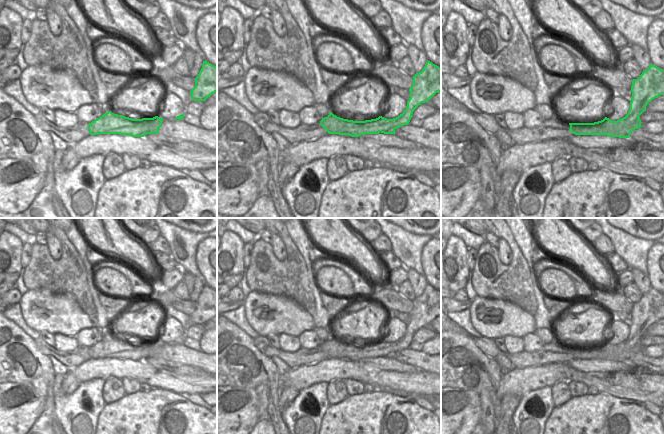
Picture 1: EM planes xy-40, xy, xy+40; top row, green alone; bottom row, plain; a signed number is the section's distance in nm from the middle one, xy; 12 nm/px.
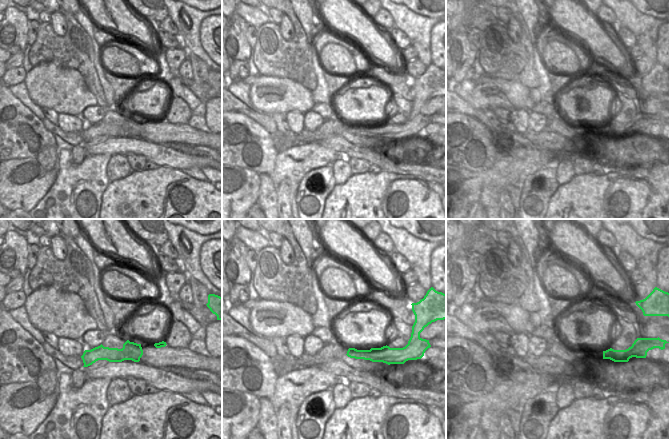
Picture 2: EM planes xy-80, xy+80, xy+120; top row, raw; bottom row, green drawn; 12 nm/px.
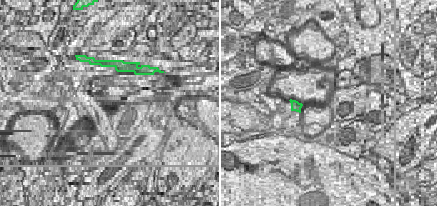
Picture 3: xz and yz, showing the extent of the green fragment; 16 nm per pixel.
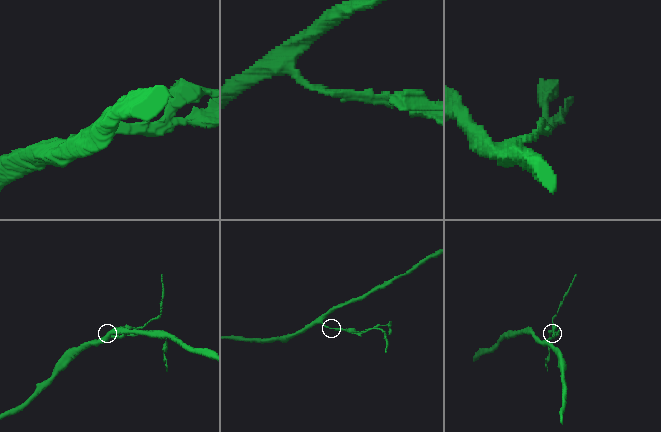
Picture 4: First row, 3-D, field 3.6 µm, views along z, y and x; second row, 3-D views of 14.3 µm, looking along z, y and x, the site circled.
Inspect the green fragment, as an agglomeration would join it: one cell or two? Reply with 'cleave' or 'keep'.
cleave

